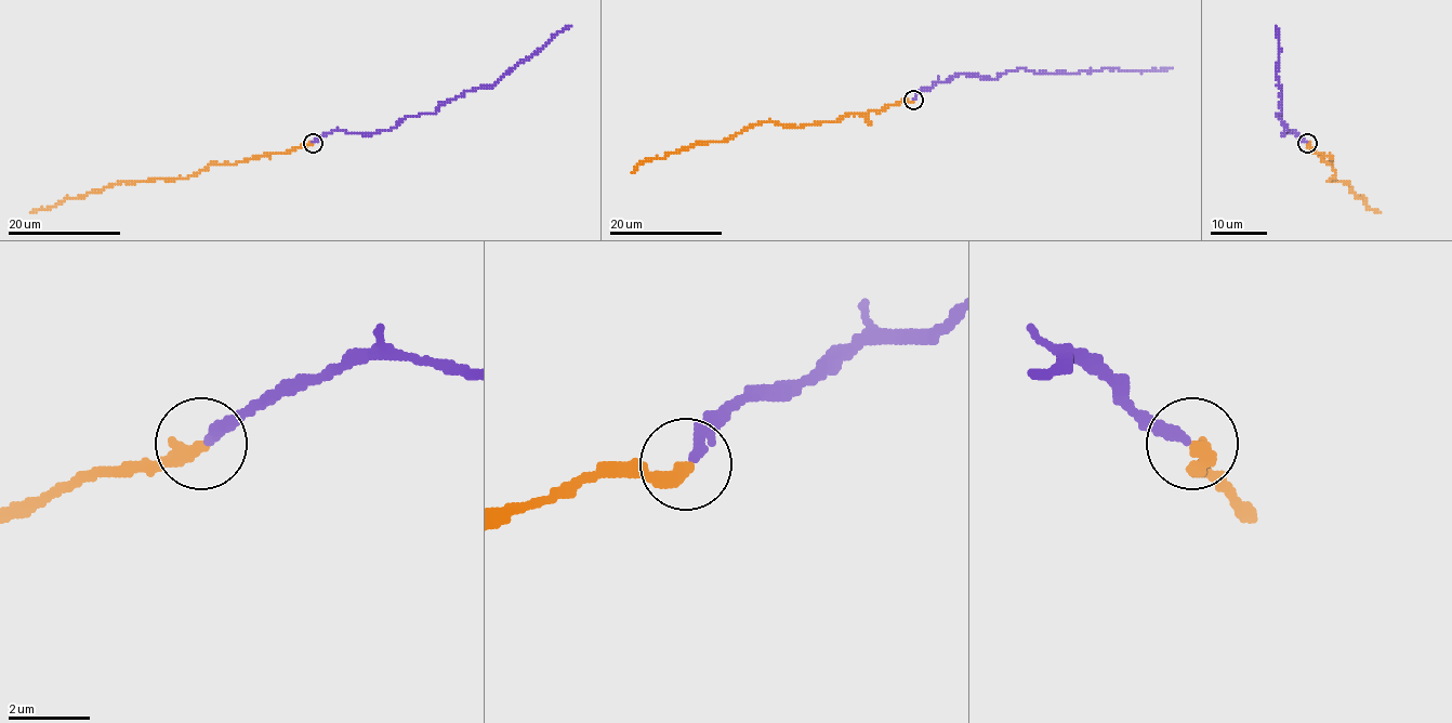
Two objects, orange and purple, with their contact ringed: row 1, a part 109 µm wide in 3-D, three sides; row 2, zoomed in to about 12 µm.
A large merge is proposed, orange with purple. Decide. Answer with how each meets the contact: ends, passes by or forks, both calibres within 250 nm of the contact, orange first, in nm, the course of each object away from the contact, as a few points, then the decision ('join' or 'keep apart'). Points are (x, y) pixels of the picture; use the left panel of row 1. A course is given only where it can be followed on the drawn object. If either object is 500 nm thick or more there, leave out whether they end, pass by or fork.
orange ends; purple ends; calibres 360 and 320 nm; course orange (313, 142), (235, 163), (211, 162), (192, 176), (122, 182), (83, 196), (67, 197), (30, 212); course purple (313, 142), (332, 131), (375, 134), (392, 130), (407, 117), (433, 114), (469, 90), (491, 88), (570, 27); join

